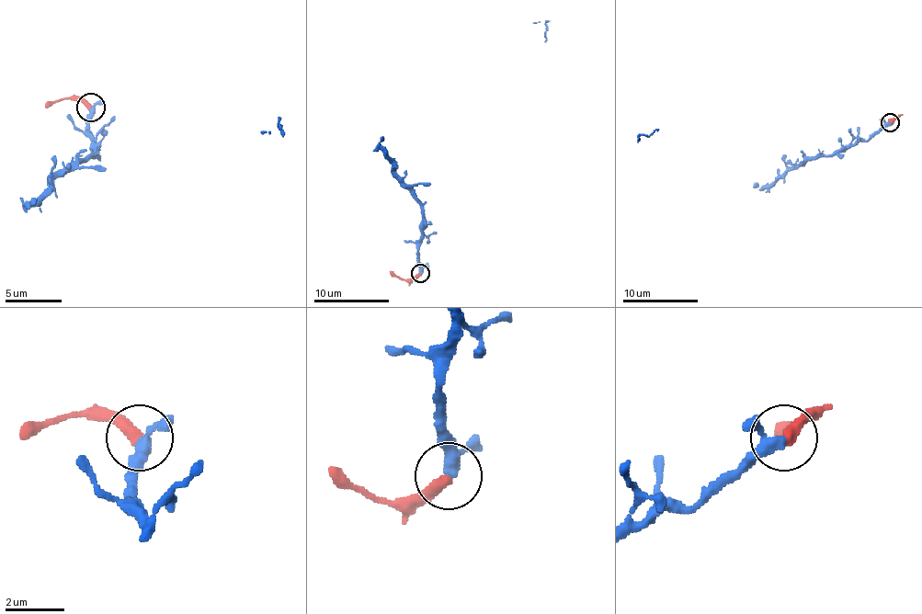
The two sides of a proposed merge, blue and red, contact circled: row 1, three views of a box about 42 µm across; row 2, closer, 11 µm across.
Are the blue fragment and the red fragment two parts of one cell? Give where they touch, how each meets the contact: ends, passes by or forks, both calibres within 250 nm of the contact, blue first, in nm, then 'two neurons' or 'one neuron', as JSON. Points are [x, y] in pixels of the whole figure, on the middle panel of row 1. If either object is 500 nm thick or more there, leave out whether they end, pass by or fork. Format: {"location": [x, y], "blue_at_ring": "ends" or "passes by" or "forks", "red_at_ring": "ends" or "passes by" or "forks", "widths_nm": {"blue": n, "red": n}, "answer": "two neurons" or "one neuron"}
{"location": [420, 273], "blue_at_ring": "passes by", "red_at_ring": "ends", "widths_nm": {"blue": 320, "red": 400}, "answer": "one neuron"}

